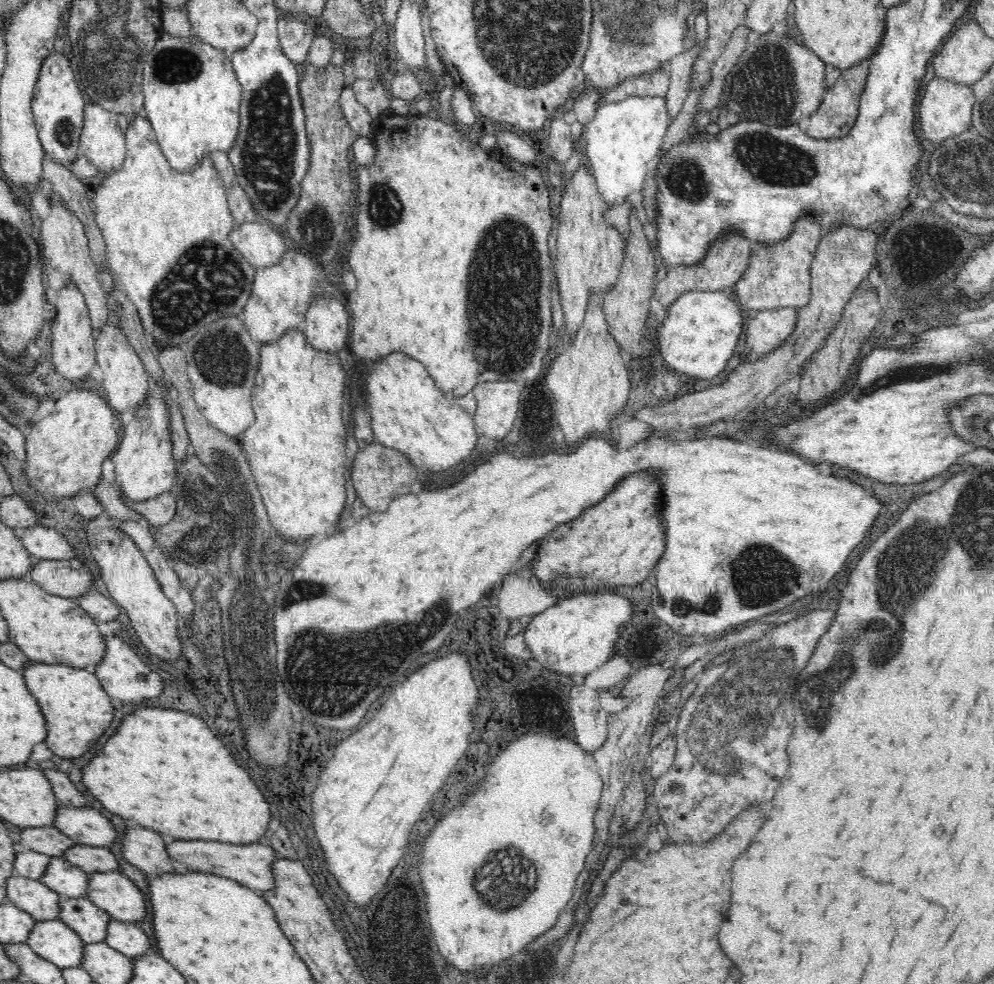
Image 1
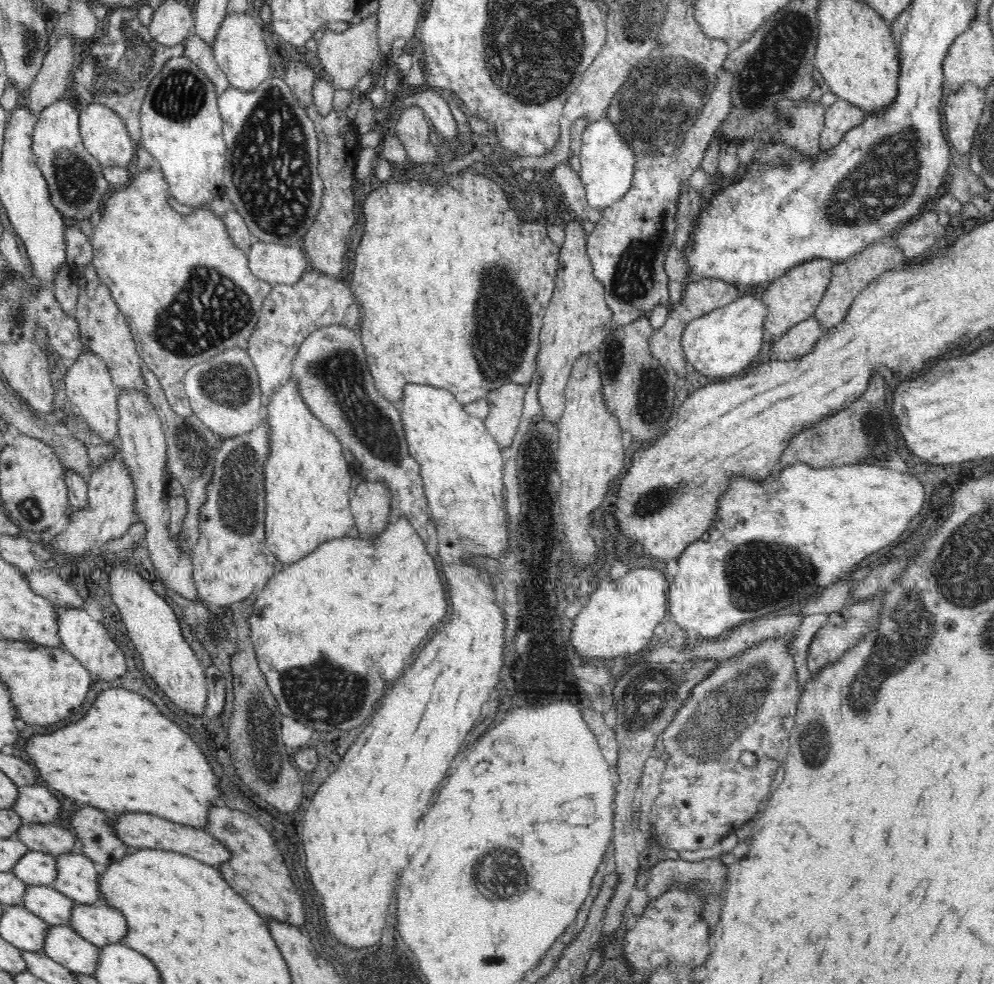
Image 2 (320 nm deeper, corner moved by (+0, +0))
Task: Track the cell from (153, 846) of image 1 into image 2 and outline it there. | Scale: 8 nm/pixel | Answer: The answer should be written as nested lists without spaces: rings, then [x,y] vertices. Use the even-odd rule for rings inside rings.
[[[90,806],[75,808],[69,814],[72,834],[82,843],[80,854],[102,864],[120,860],[132,850],[116,838],[110,825],[106,823],[107,816],[107,812]]]

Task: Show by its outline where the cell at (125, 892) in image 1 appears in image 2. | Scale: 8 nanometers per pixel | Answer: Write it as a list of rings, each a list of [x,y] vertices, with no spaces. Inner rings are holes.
[[[64,853],[54,856],[56,861],[56,876],[52,880],[52,888],[60,894],[72,899],[78,904],[99,904],[100,889],[98,889],[98,872],[94,869],[93,860],[82,854]]]

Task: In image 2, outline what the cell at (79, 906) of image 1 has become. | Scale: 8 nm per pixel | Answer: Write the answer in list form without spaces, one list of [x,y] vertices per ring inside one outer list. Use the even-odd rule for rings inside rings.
[[[27,885],[22,896],[22,906],[49,926],[68,925],[74,903],[52,886]]]

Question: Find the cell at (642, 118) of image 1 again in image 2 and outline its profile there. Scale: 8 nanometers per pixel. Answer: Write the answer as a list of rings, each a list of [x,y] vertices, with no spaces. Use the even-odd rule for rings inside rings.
[[[606,116],[587,124],[581,136],[582,151],[580,163],[582,165],[580,178],[585,188],[588,204],[594,210],[603,211],[606,207],[620,200],[632,185],[634,166],[638,158],[635,153],[622,141],[614,123]]]

